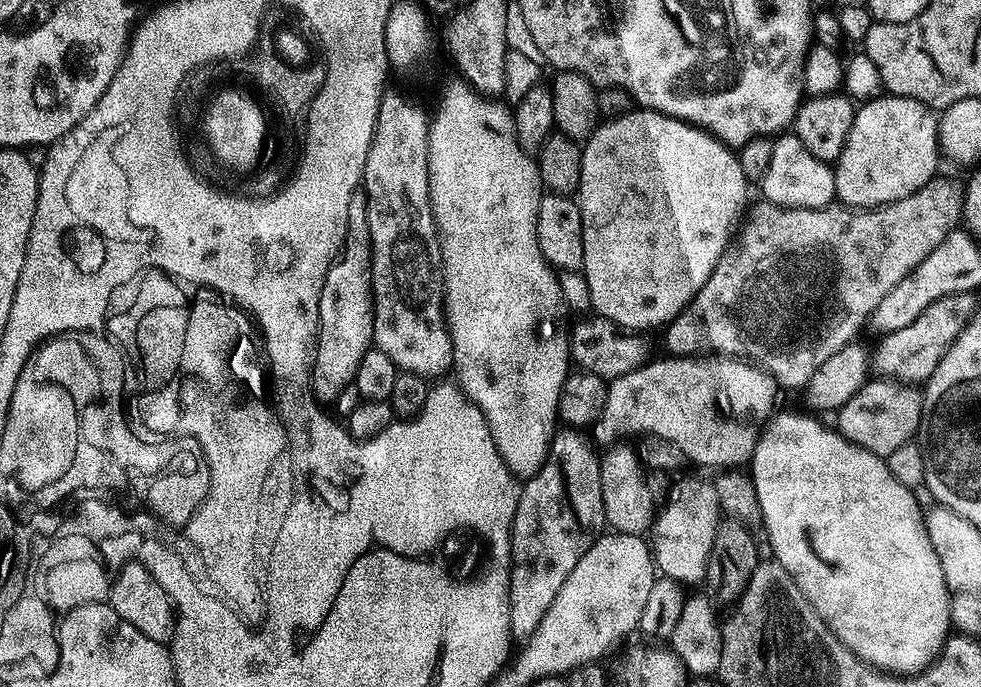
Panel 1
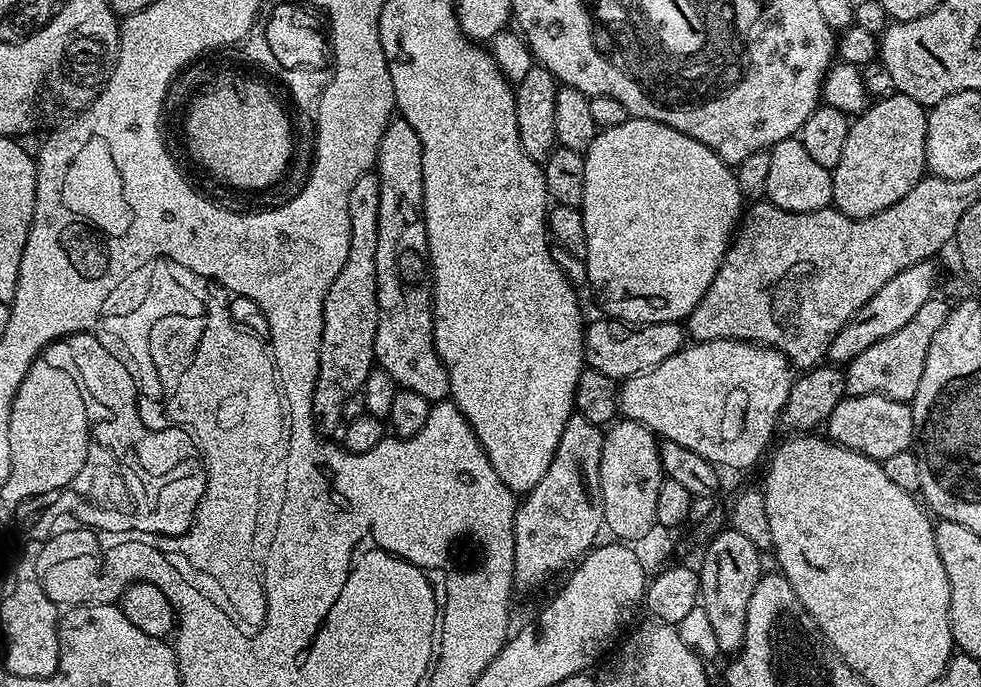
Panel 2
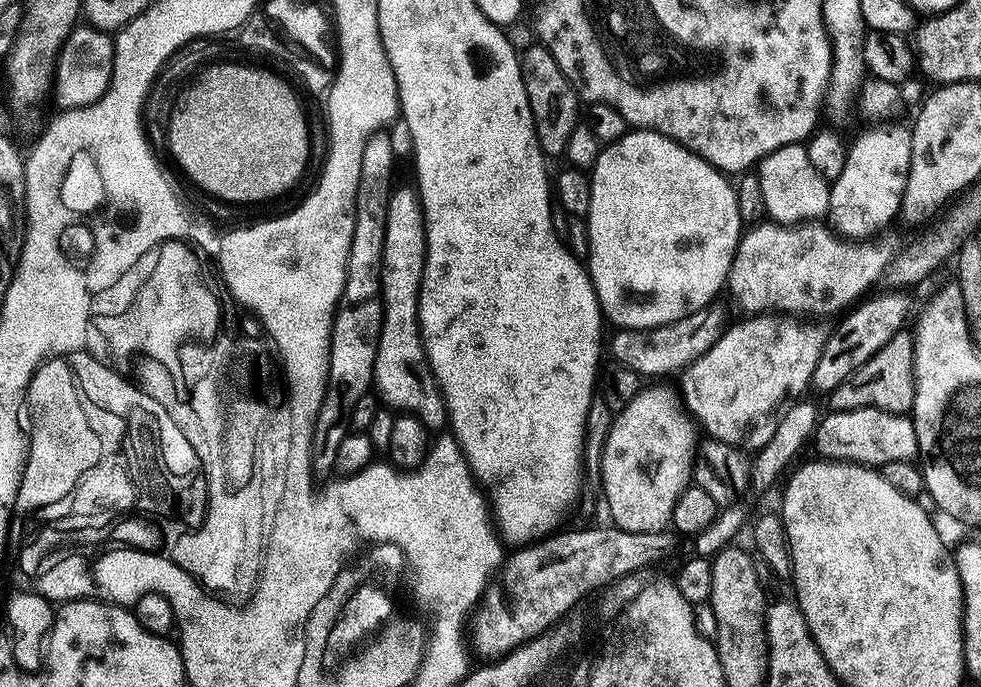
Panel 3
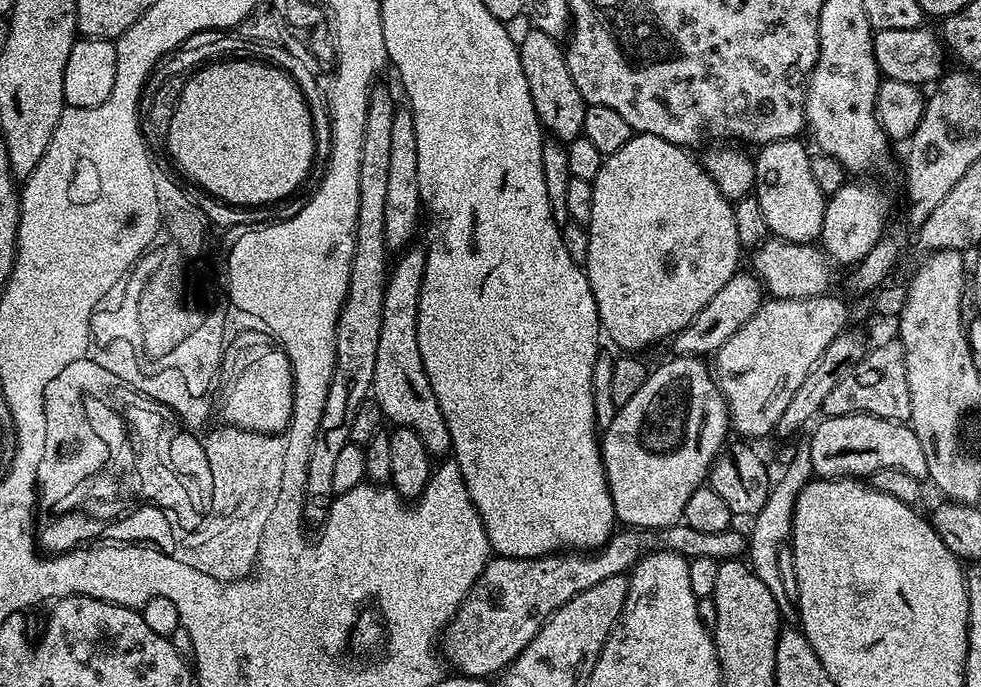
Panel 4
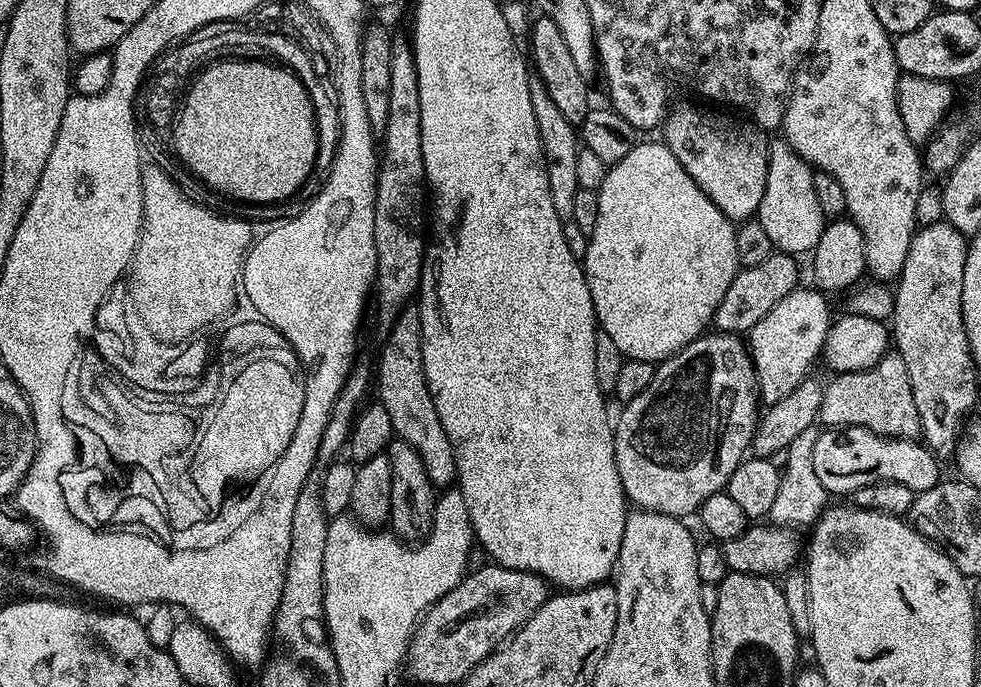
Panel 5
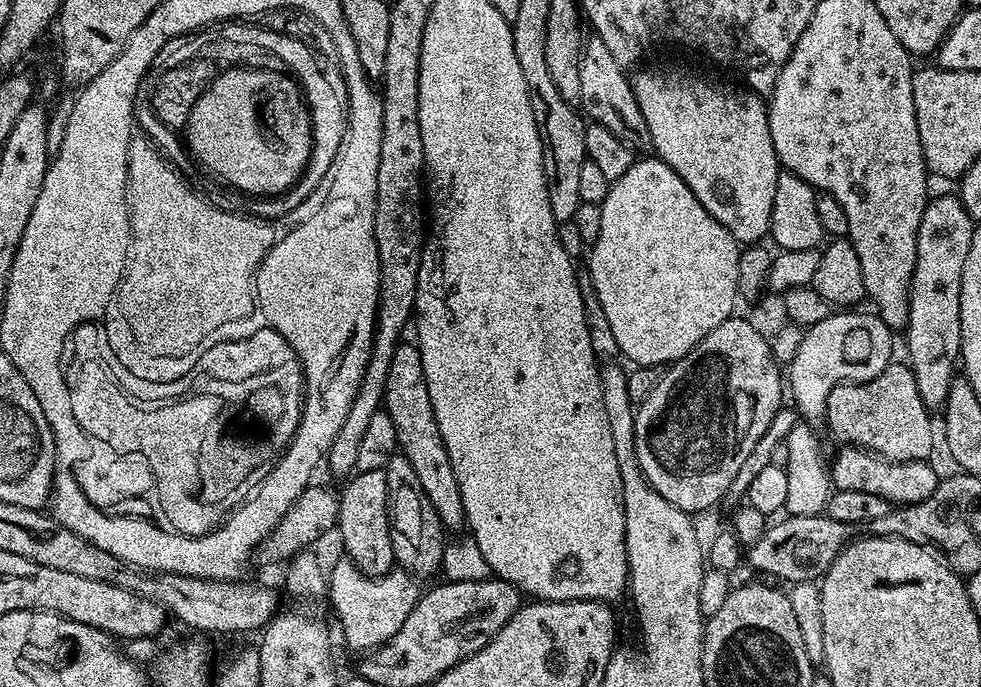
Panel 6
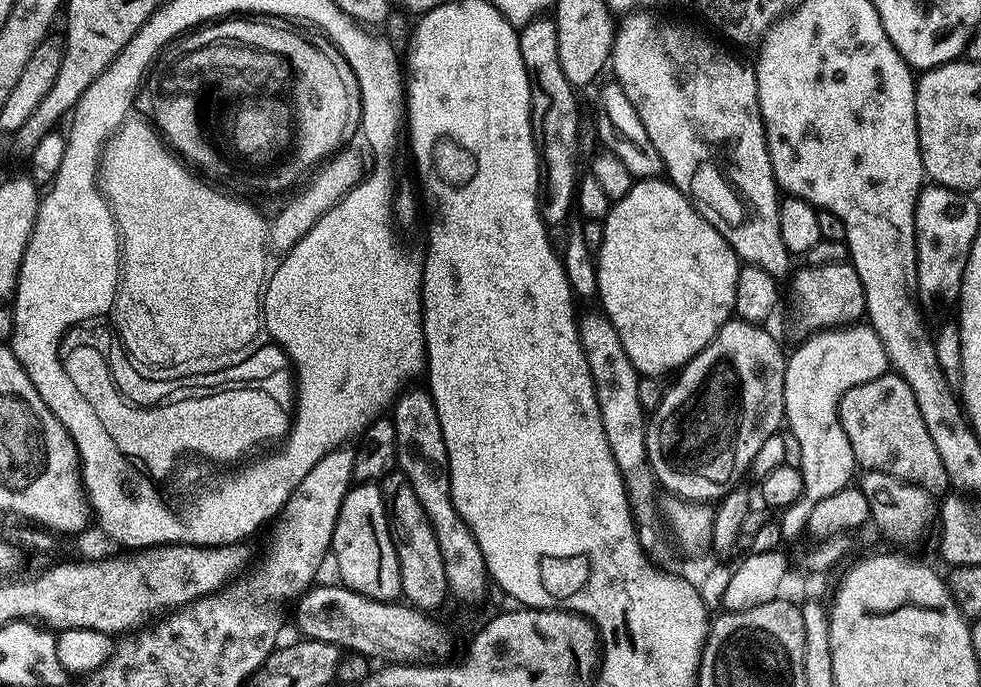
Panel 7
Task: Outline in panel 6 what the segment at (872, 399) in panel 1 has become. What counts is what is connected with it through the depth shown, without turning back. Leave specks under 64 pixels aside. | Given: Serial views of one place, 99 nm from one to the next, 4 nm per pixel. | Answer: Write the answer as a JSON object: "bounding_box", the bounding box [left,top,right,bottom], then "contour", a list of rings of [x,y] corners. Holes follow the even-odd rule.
{"bounding_box":[830,446,941,505],"contour":[[[844,446],[830,464],[831,487],[836,490],[866,490],[866,494],[878,494],[889,505],[921,504],[939,486],[941,477],[931,468],[928,460],[894,462],[884,460],[871,452],[855,446]]]}

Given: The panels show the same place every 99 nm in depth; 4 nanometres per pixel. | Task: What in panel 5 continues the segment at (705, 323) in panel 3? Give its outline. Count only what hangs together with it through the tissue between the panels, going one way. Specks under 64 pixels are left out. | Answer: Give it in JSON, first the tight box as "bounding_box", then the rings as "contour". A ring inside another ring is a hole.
{"bounding_box":[715,251,801,334],"contour":[[[773,251],[766,262],[758,262],[758,266],[749,268],[741,267],[716,308],[715,327],[721,332],[733,334],[751,332],[755,324],[762,322],[762,318],[766,318],[766,314],[770,314],[770,310],[774,310],[774,306],[778,306],[778,302],[782,302],[782,298],[786,298],[786,294],[793,292],[801,283],[796,260],[795,255]]]}

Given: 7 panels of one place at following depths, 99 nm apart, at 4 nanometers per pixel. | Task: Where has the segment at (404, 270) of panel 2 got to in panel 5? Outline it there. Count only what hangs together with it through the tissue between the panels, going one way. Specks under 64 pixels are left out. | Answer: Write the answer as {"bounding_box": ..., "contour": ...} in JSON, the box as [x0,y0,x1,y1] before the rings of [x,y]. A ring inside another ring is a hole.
{"bounding_box":[374,307,456,490],"contour":[[[419,307],[404,308],[394,322],[394,326],[386,333],[384,349],[380,352],[380,365],[374,368],[374,384],[380,387],[378,403],[386,406],[386,414],[390,414],[392,431],[399,439],[406,441],[414,450],[418,450],[418,458],[422,458],[422,466],[426,466],[426,474],[430,474],[433,485],[444,490],[456,480],[456,463],[454,450],[450,446],[450,438],[446,438],[446,430],[442,430],[442,418],[438,418],[438,410],[434,410],[434,398],[428,389],[424,363],[422,362],[422,322]]]}

